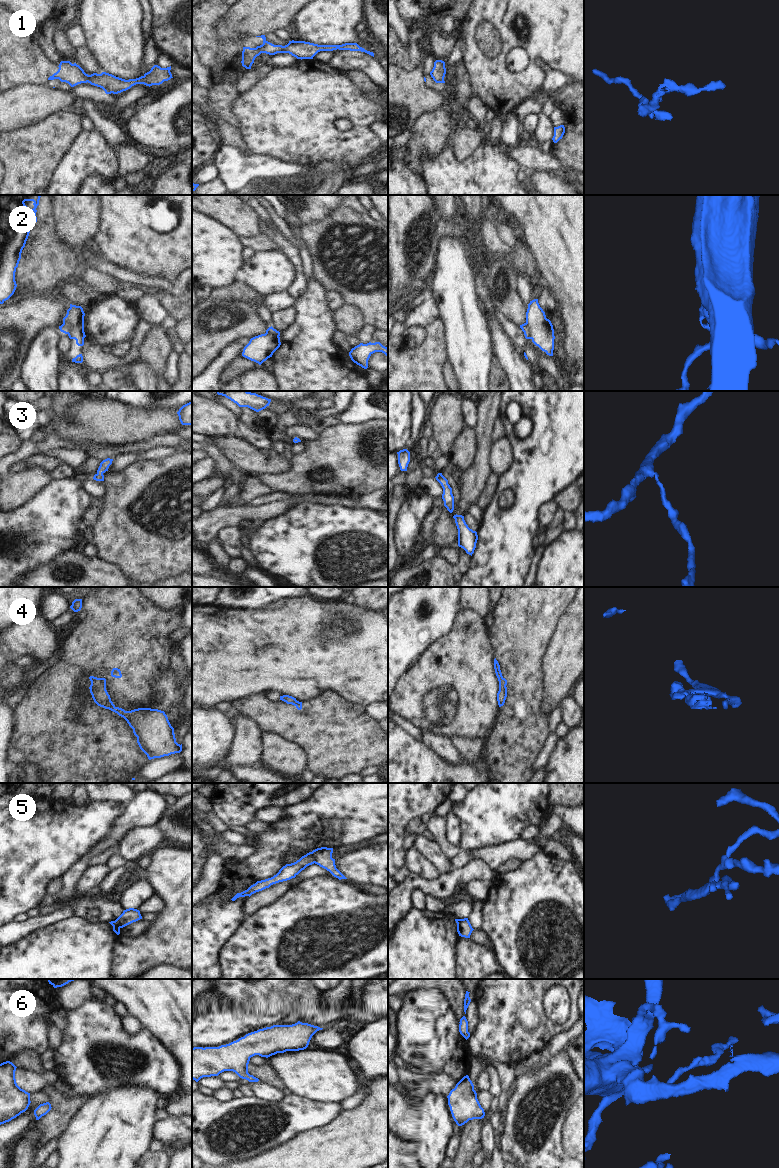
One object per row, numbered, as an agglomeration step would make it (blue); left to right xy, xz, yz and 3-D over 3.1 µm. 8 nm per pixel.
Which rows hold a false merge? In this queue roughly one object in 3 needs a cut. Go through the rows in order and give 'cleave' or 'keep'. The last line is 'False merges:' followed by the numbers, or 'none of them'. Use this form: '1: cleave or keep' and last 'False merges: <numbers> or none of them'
1: cleave
2: cleave
3: keep
4: cleave
5: cleave
6: keep
False merges: 1, 2, 4, 5

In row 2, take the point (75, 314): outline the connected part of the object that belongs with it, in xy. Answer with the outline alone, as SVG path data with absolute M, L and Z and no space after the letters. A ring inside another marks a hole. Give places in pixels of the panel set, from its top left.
M70 304L70 308L67 310L66 316L63 318L63 324L59 326L61 332L68 334L68 330L77 325L78 323L84 323L85 313L81 306Z

